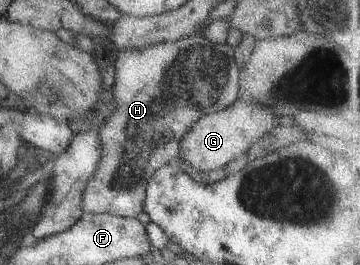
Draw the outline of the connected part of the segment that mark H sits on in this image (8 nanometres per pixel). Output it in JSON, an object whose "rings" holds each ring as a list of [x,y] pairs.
{"rings":[[[186,35],[176,42],[158,43],[144,50],[132,50],[131,53],[120,52],[115,63],[115,82],[111,88],[112,114],[98,131],[101,157],[83,192],[83,212],[137,217],[143,211],[149,178],[156,169],[178,159],[183,136],[200,117],[224,110],[239,98],[239,69],[235,47],[227,42],[213,44],[204,35]]]}

